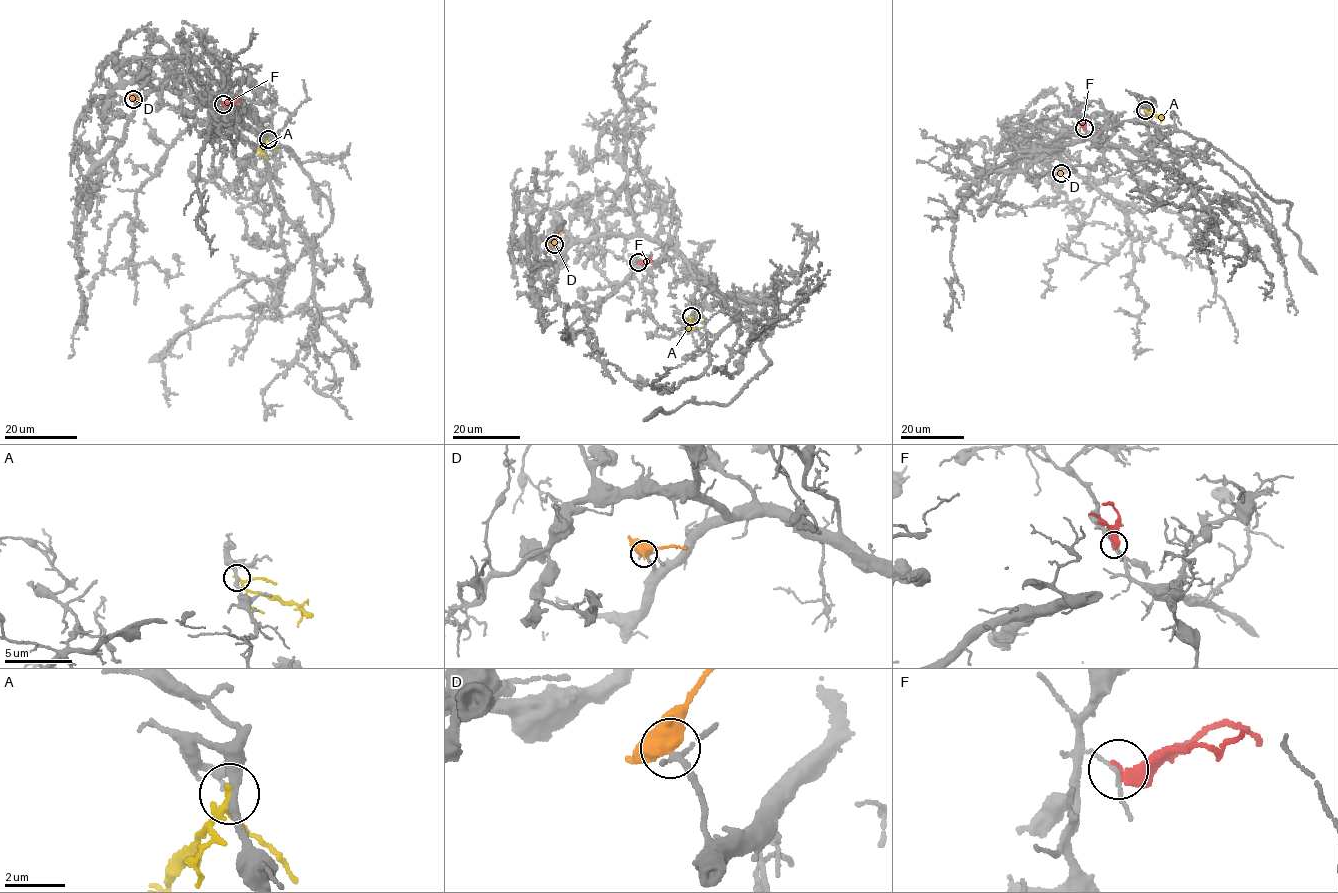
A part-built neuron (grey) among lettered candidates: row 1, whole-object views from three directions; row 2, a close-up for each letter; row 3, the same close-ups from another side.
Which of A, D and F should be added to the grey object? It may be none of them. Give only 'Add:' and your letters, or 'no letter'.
Add: D

